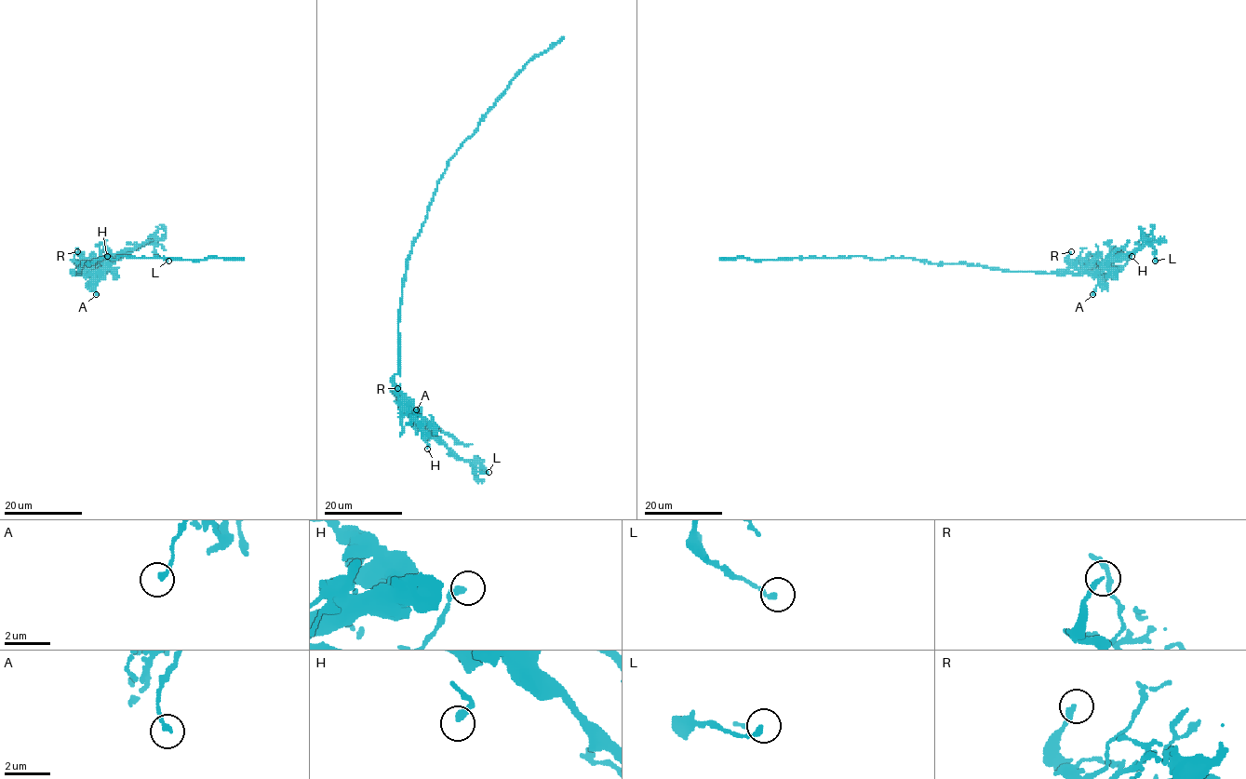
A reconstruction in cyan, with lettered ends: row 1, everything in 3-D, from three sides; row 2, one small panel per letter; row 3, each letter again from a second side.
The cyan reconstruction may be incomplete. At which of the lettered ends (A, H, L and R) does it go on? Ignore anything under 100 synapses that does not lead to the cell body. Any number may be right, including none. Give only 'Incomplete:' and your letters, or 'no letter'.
Incomplete: no letter

